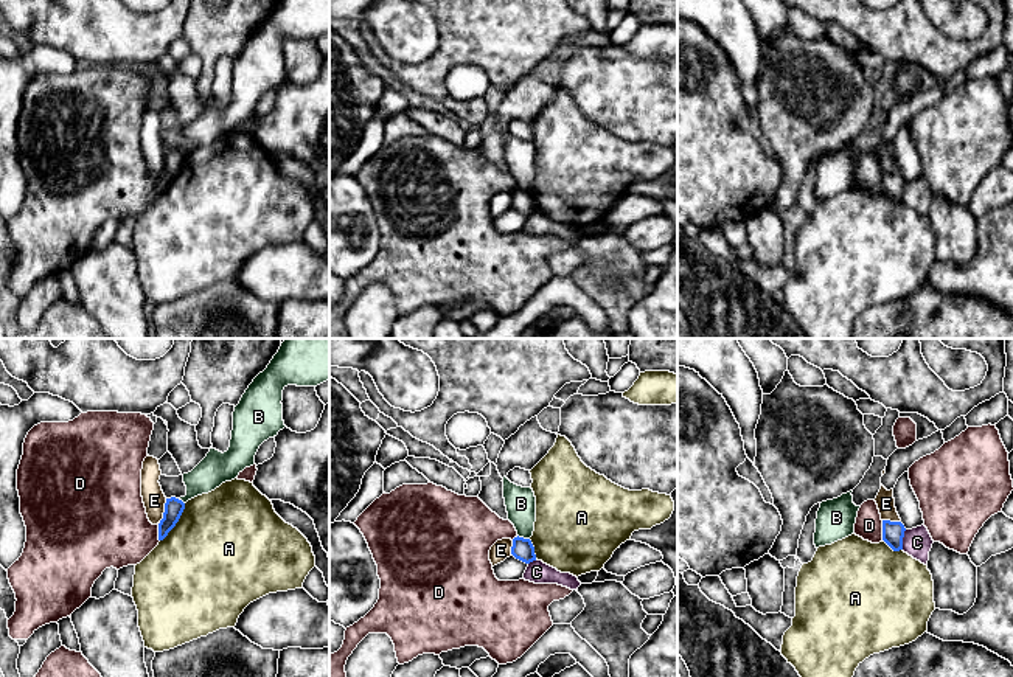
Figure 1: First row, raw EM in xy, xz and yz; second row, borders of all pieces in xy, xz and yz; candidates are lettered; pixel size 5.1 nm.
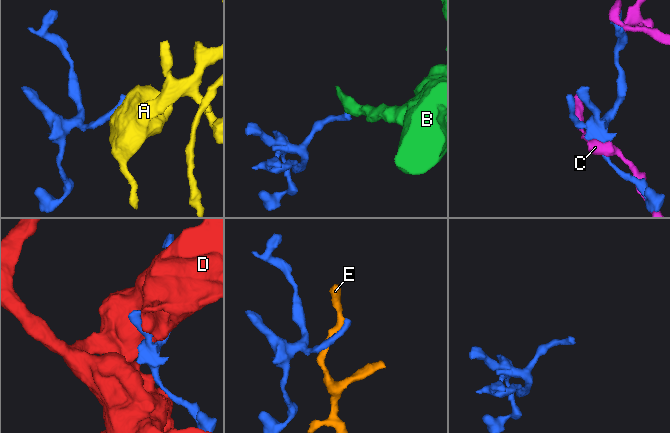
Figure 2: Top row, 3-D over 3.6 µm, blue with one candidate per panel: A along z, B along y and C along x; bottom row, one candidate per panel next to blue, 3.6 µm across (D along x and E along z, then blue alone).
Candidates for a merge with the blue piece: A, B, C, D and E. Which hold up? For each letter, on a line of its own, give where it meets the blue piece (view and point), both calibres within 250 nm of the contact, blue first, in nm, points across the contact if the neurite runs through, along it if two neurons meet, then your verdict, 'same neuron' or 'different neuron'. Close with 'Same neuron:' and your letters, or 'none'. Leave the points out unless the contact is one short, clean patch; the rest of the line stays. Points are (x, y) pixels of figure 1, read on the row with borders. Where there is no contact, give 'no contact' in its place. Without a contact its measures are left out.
A: meets blue in xy at (177, 520); 100 nm thick on the blue side, 500 nm on the other; border along xy (185, 503), (179, 520), (160, 541); different neuron
B: meets blue in xz at (522, 538); 110 nm thick on the blue side, 160 nm on the other; border along xz (518, 534), (529, 539); different neuron
C: meets blue in yz at (901, 539); 110 nm thick on the blue side, 160 nm on the other; different neuron
D: meets blue in yz at (883, 530); 110 nm thick on the blue side, 140 nm on the other; different neuron
E: meets blue in xy at (165, 511); 100 nm thick on the blue side, 120 nm on the other; different neuron
Same neuron: none

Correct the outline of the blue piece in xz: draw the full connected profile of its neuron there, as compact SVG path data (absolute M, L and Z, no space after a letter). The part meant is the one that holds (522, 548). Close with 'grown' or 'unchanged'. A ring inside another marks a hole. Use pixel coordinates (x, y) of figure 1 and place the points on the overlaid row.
M519 536L513 539L511 554L525 564L536 561L531 540Z; unchanged

